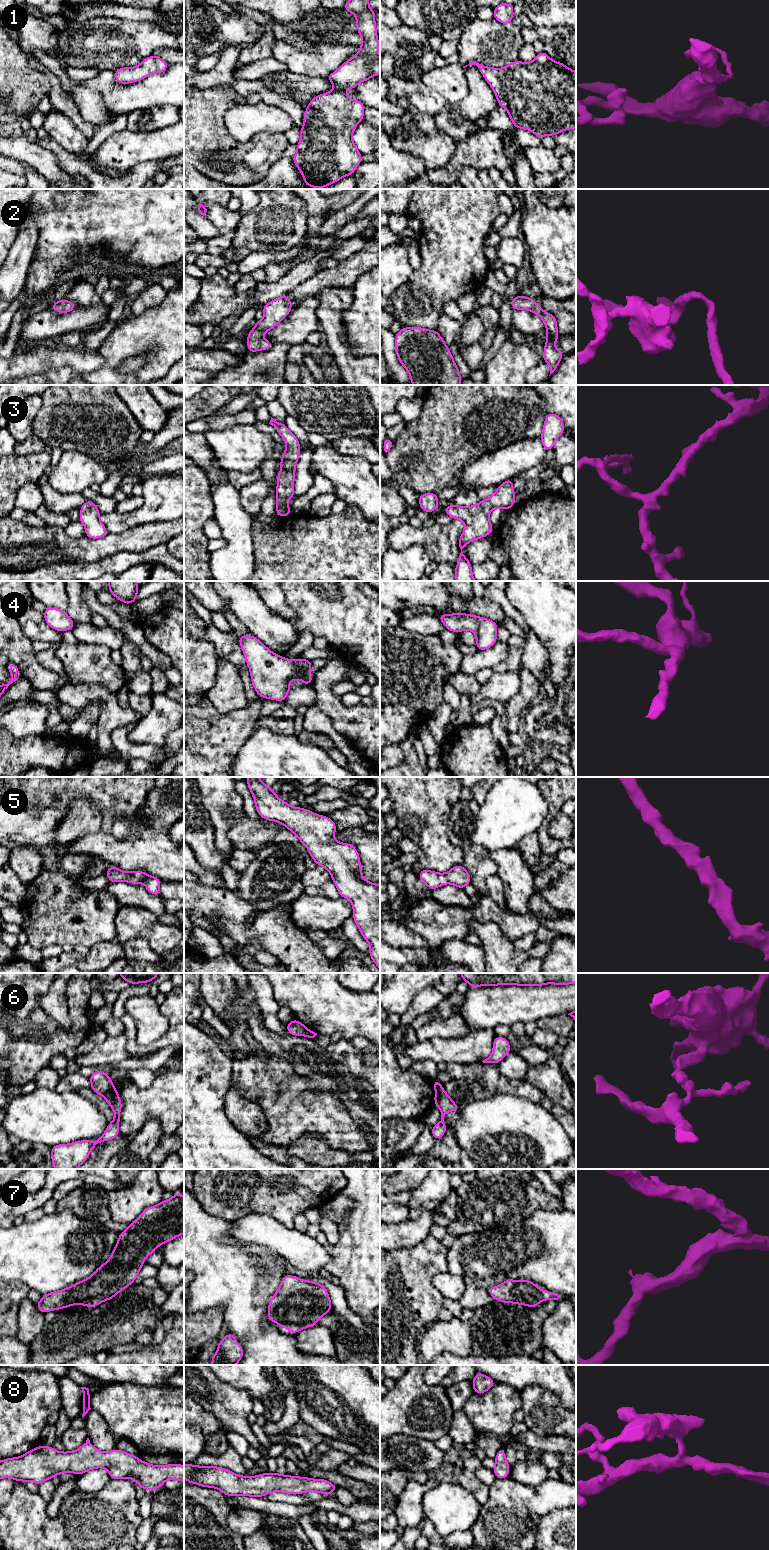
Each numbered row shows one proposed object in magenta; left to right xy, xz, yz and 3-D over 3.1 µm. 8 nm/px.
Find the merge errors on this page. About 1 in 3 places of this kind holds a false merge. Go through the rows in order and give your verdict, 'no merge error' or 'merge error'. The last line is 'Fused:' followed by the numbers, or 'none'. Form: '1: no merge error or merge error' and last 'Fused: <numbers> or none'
1: no merge error
2: no merge error
3: no merge error
4: no merge error
5: no merge error
6: merge error
7: no merge error
8: no merge error
Fused: 6

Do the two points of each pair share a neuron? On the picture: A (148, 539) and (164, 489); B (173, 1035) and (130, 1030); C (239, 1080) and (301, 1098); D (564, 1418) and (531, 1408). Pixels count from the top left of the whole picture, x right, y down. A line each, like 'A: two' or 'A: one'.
A: two
B: one
C: one
D: one

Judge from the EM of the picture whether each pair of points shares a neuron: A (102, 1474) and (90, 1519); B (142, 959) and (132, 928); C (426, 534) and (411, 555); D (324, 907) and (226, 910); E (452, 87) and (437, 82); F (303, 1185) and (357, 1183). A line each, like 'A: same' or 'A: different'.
A: different
B: different
C: different
D: different
E: same
F: different

